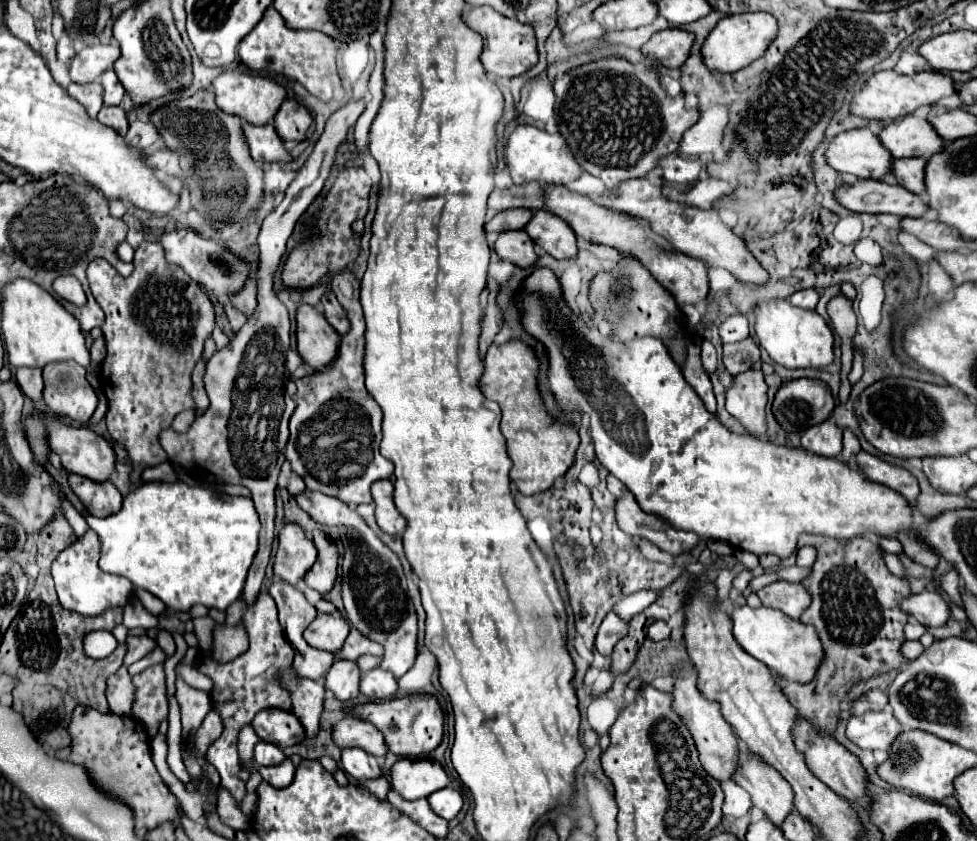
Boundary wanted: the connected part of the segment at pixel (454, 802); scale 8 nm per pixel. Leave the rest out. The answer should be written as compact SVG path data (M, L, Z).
M445 786L445 788L439 790L437 794L431 794L427 800L429 800L429 804L431 804L431 810L433 810L437 816L445 818L445 820L455 818L457 812L459 812L461 806L463 806L461 794L459 794L455 788L451 788L451 786Z

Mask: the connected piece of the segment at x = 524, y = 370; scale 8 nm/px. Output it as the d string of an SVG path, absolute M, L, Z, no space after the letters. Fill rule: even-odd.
M509 340L501 346L495 346L495 344L489 346L489 350L483 358L483 374L479 378L479 388L485 398L489 398L501 406L501 412L503 412L501 432L507 440L507 454L513 462L509 478L521 494L537 494L539 490L549 490L553 486L555 478L563 476L569 470L569 466L573 464L573 458L575 458L575 450L579 446L579 436L571 426L563 426L563 424L557 424L551 420L549 412L543 406L539 392L537 392L535 378L537 378L537 362L535 362L535 356L529 346L525 346L519 340Z

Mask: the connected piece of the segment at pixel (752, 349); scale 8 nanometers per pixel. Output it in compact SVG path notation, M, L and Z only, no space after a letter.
M747 338L737 344L723 344L723 364L729 374L737 376L759 362L759 346Z

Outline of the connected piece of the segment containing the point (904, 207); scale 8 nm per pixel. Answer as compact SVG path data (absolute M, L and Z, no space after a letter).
M861 180L855 184L841 184L835 190L835 200L851 212L869 212L869 214L897 214L897 216L915 216L919 218L925 212L925 202L907 194L897 184L885 184L881 180Z

